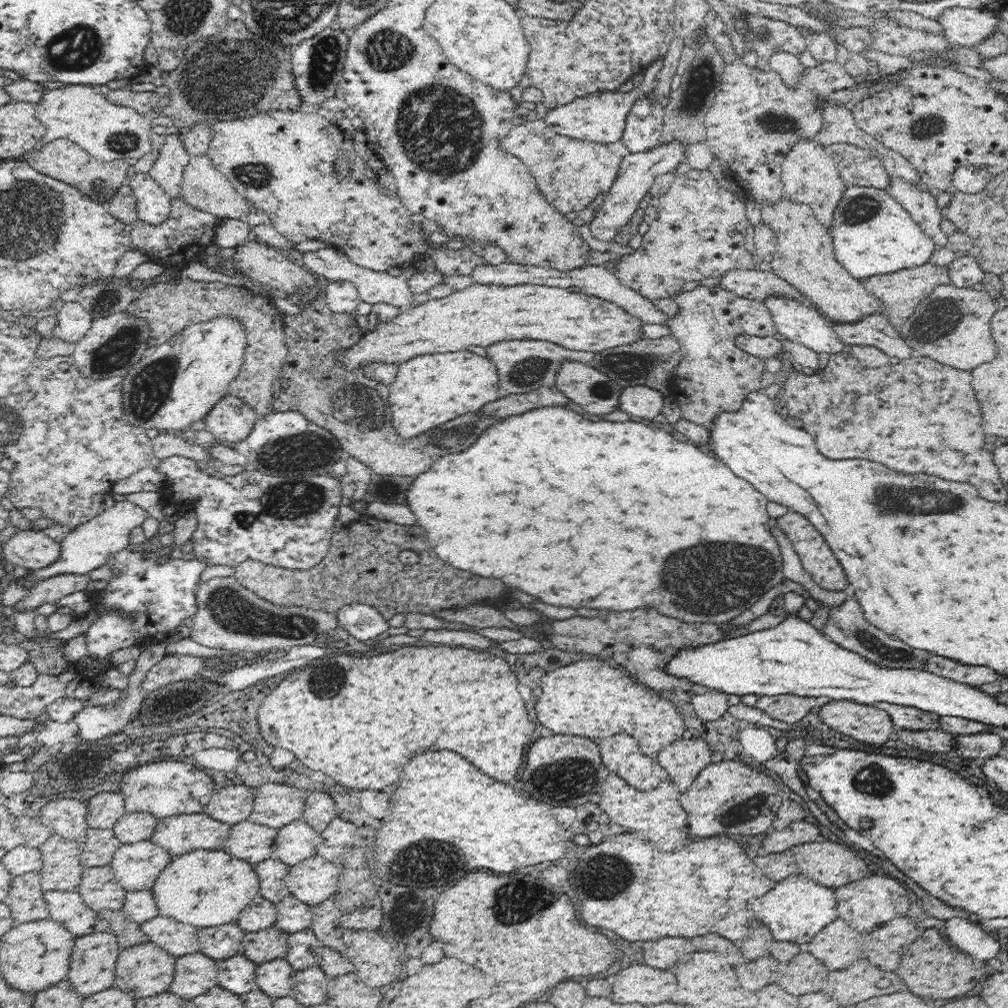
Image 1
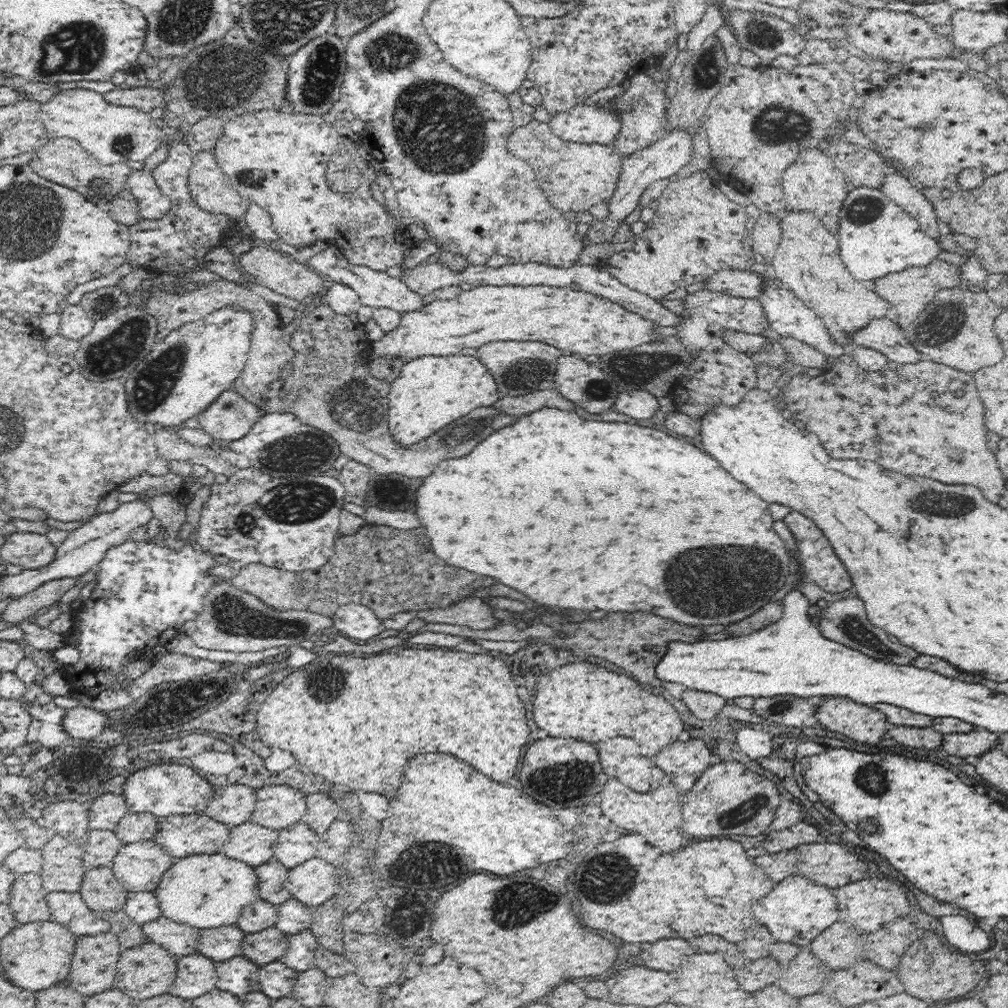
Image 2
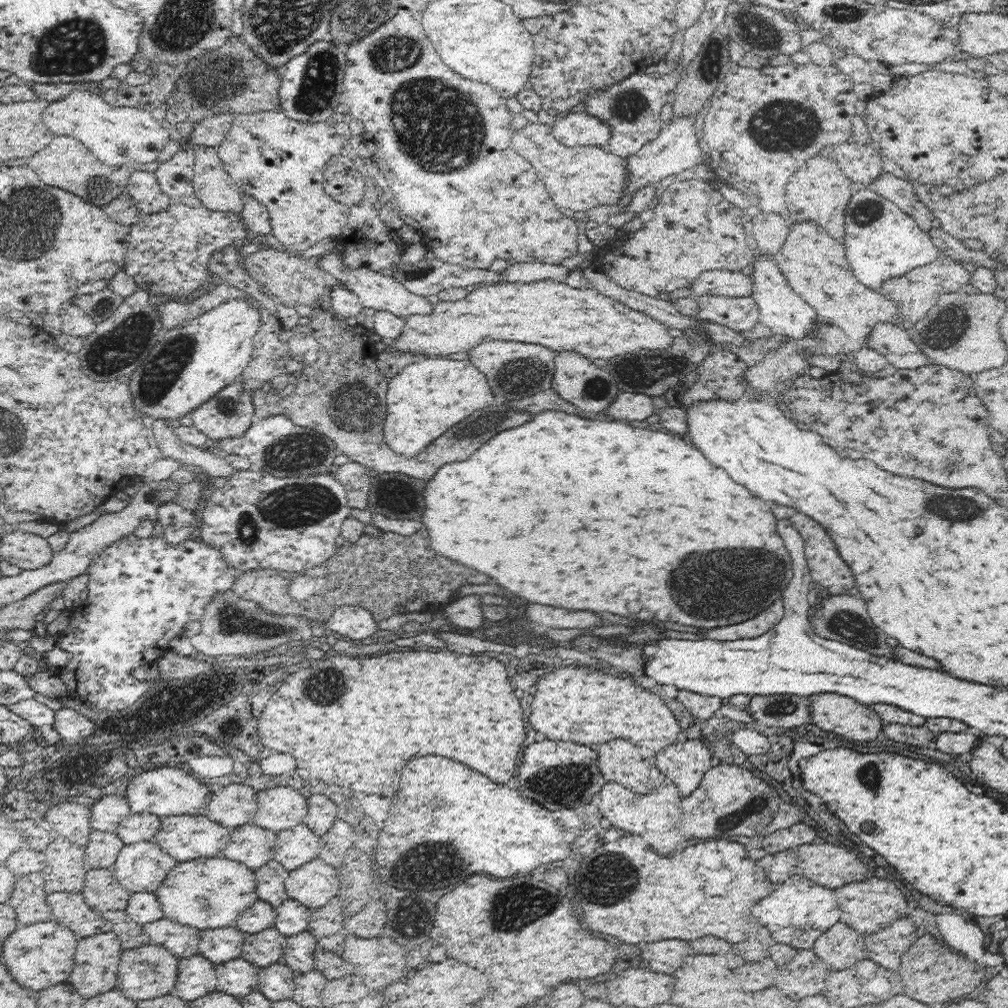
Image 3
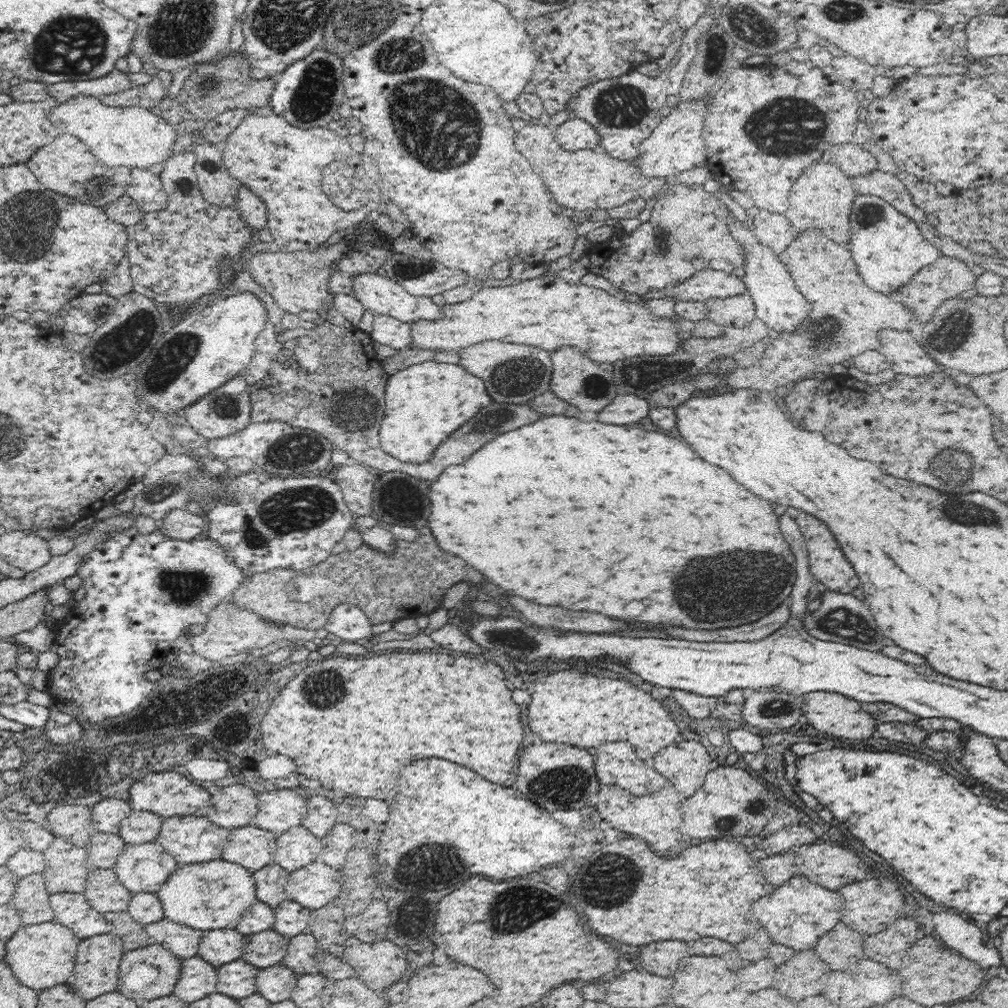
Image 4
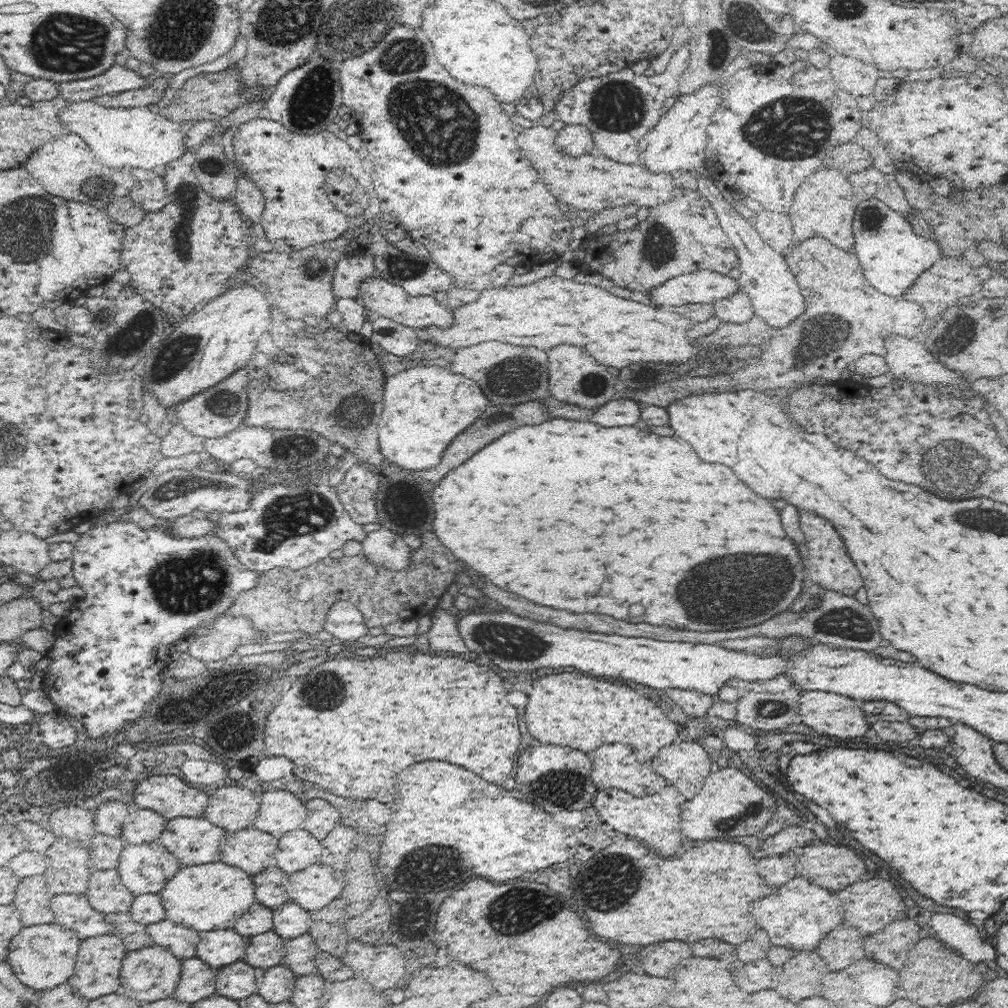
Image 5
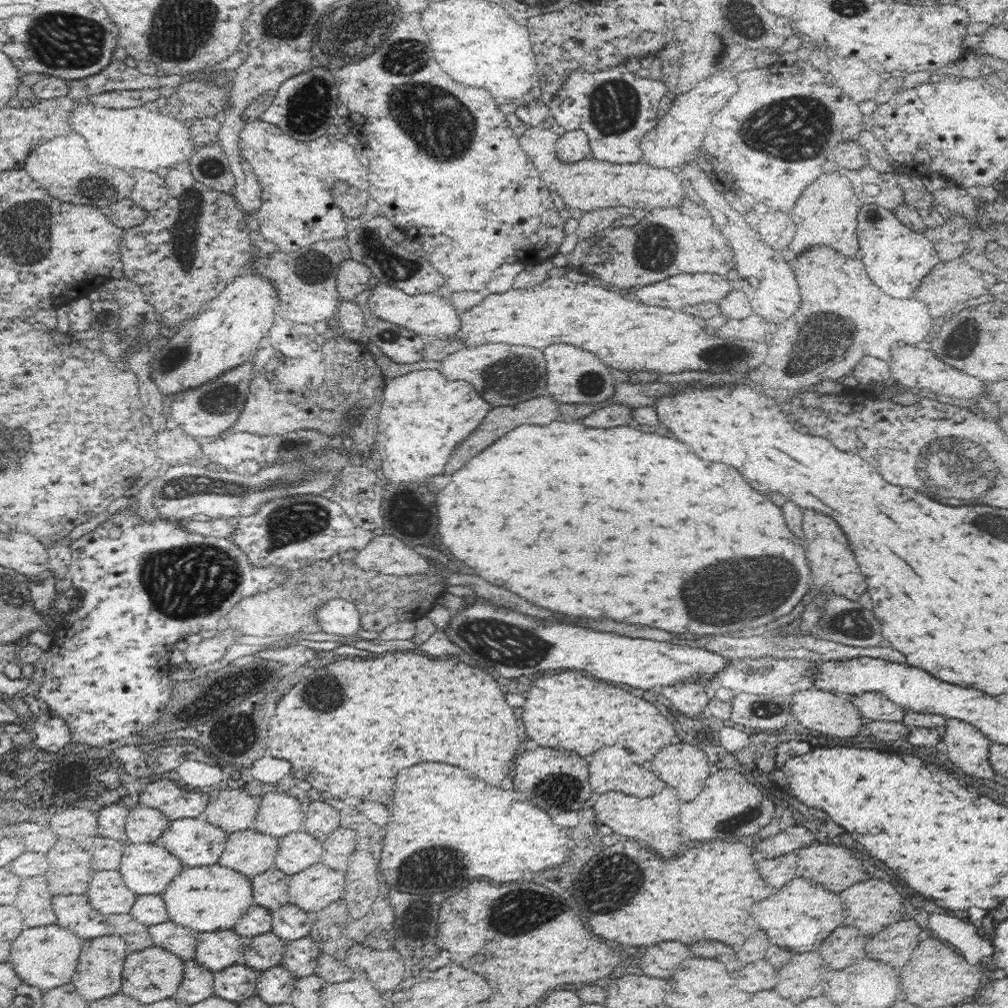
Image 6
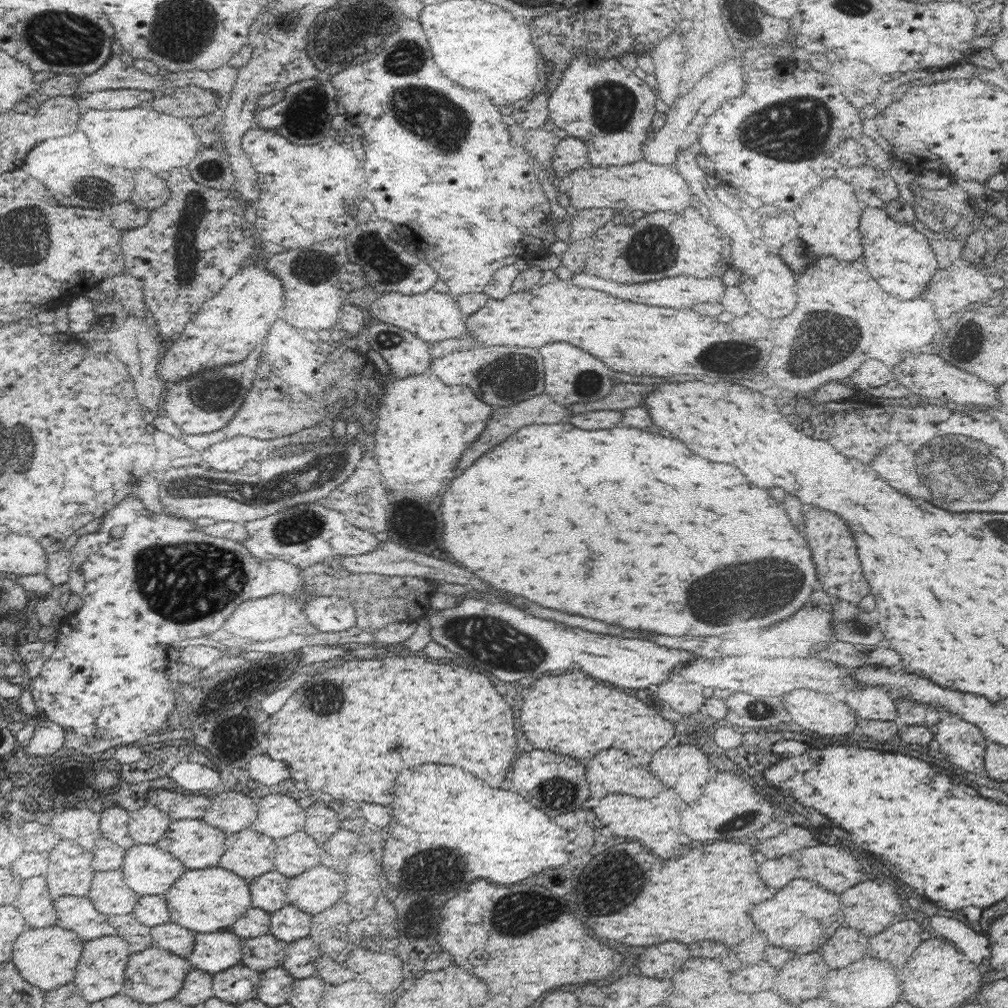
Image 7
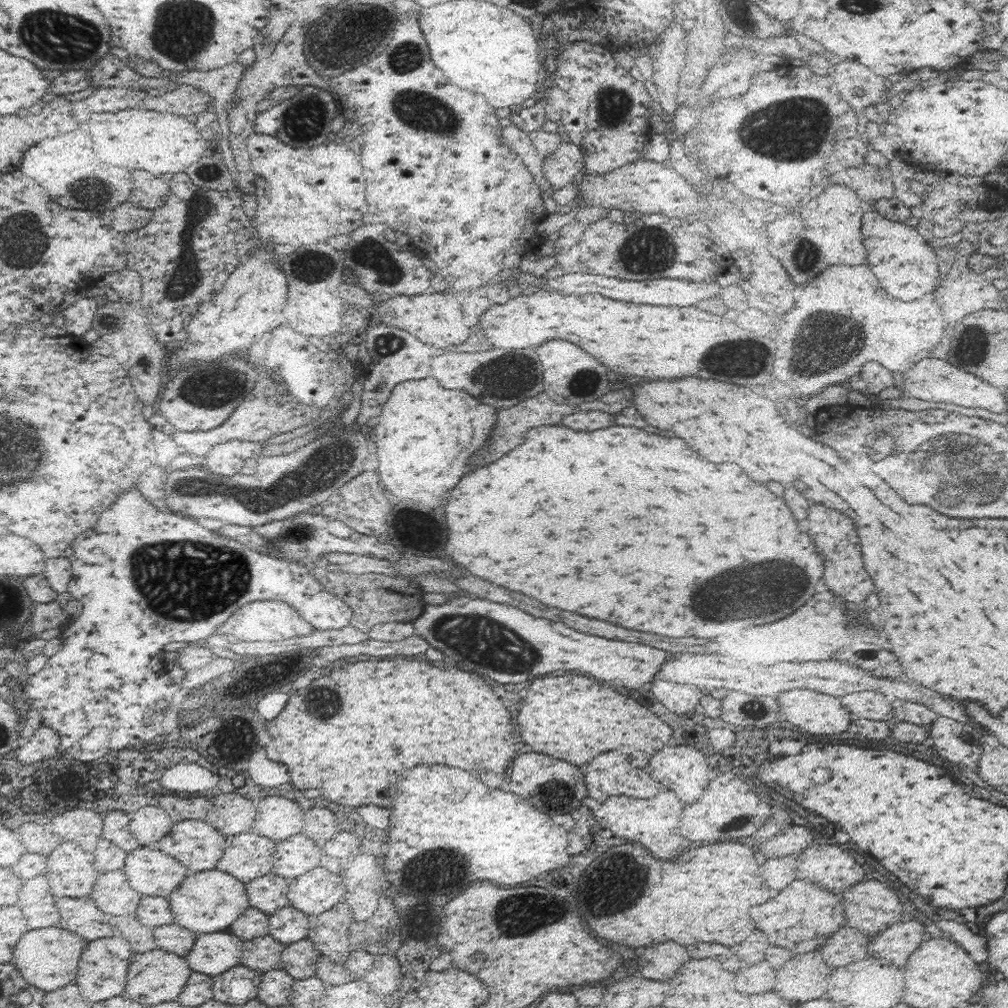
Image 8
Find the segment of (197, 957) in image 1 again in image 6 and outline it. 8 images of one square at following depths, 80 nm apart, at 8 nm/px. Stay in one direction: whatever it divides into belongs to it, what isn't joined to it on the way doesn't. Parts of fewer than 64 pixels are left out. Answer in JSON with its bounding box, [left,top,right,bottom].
[174,962,214,1004]

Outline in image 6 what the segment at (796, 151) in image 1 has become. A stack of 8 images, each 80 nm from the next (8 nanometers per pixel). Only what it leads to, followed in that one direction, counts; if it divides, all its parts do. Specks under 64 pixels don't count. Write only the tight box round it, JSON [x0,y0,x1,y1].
[790,172,860,256]

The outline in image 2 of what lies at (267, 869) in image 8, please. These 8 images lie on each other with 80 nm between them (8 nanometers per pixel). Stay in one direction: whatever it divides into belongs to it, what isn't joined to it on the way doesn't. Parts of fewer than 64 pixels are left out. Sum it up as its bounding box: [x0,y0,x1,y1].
[223,820,279,867]

